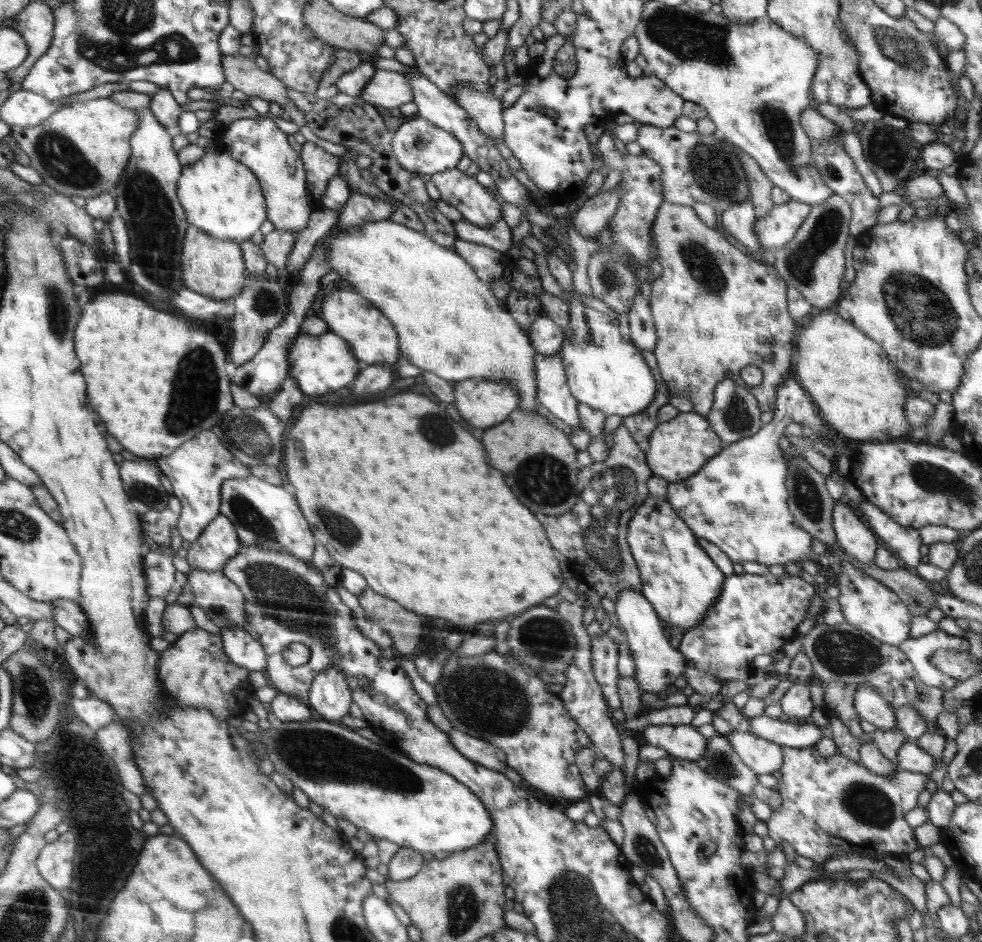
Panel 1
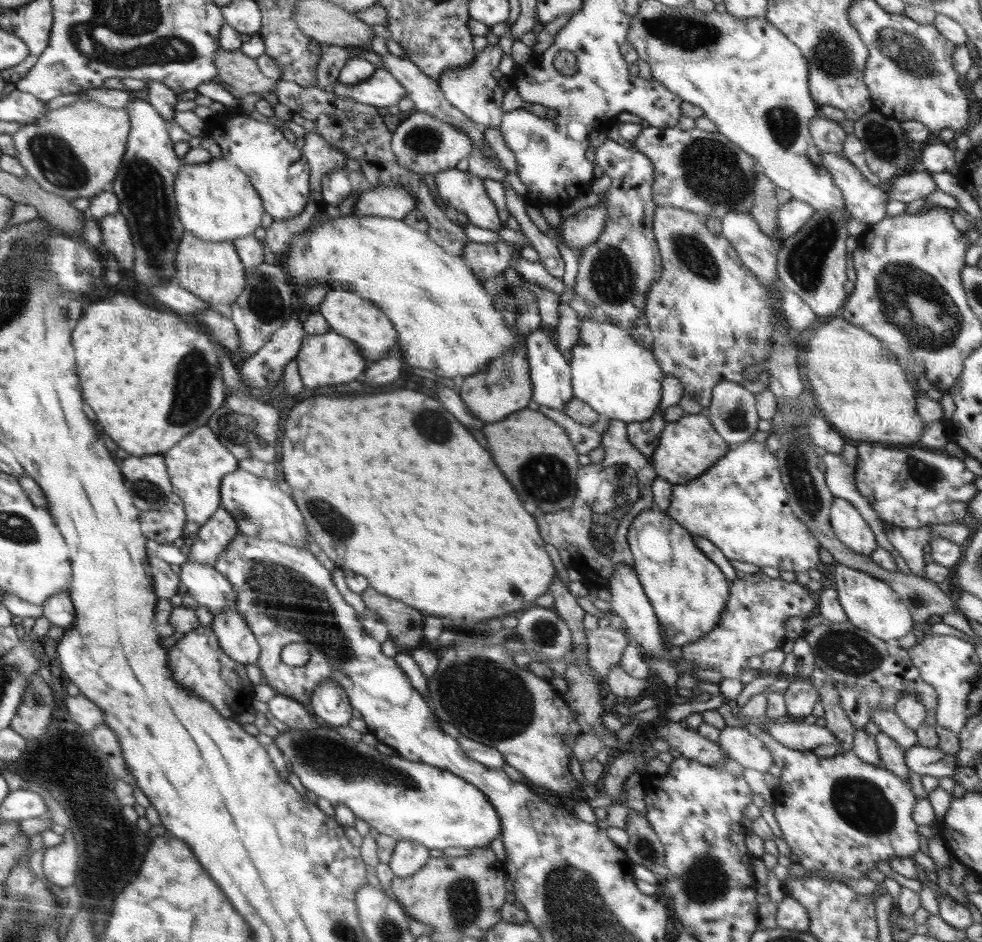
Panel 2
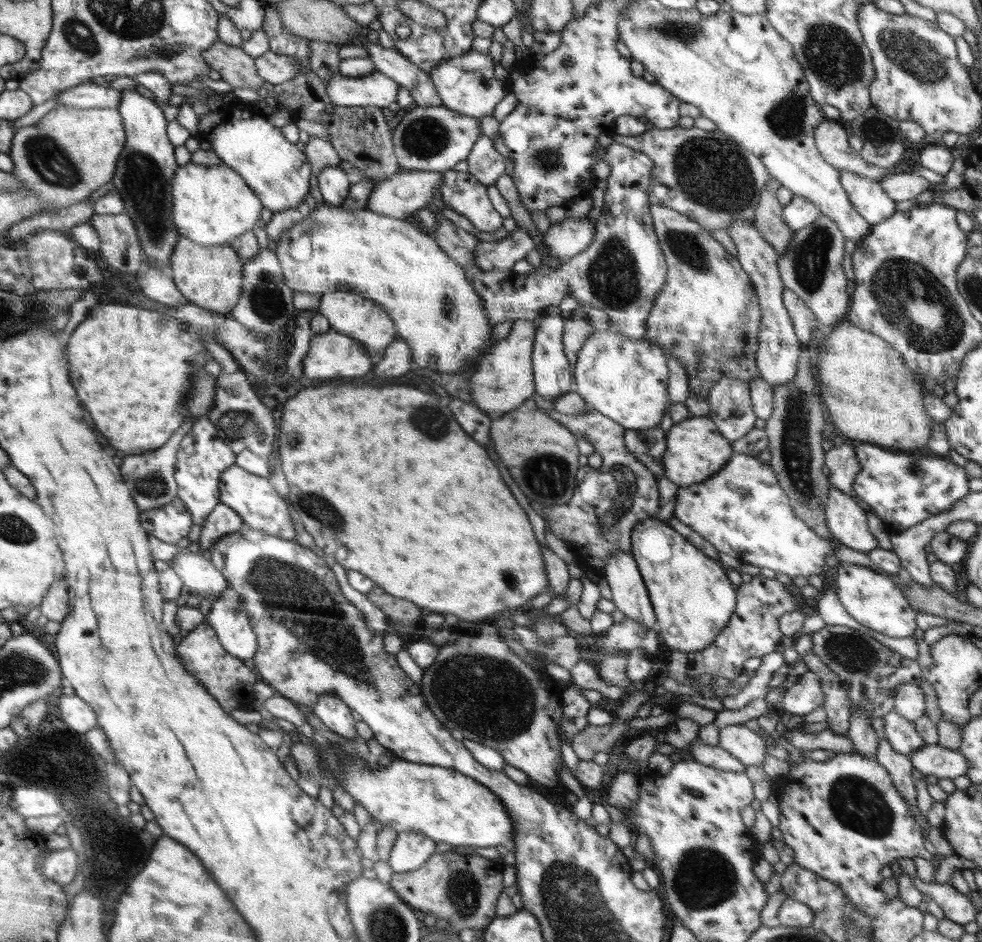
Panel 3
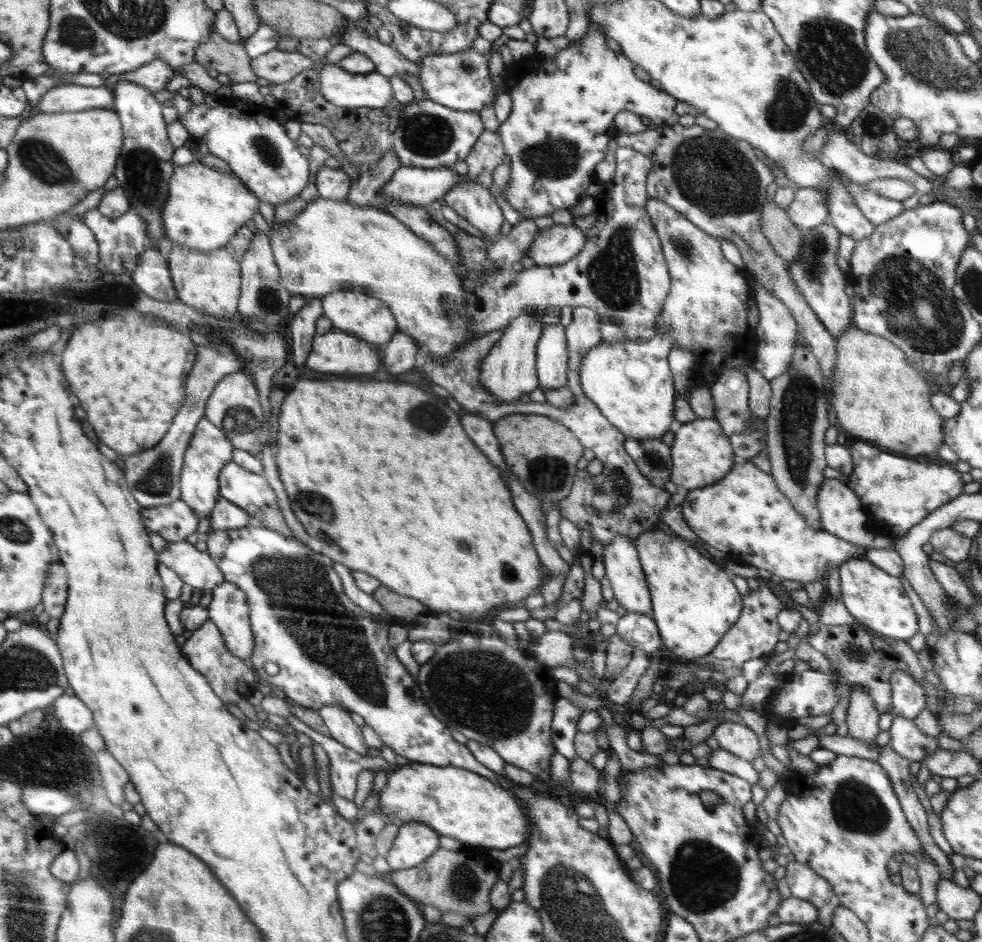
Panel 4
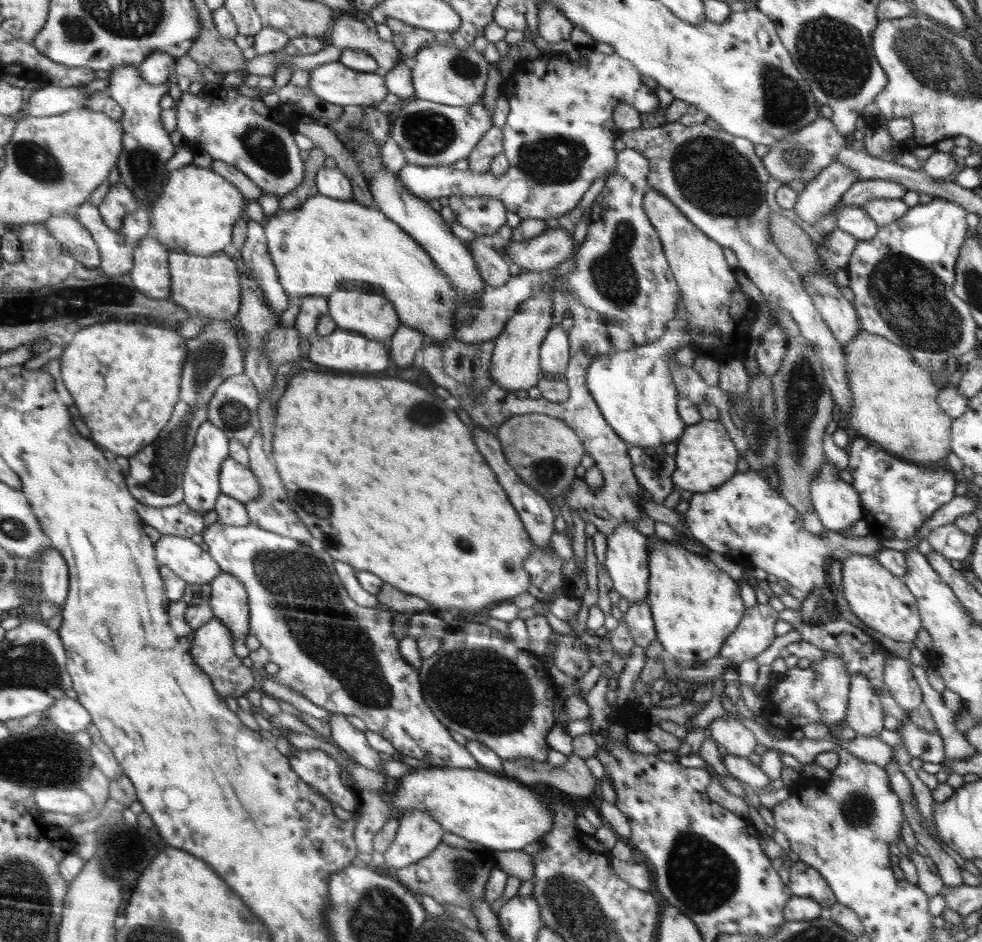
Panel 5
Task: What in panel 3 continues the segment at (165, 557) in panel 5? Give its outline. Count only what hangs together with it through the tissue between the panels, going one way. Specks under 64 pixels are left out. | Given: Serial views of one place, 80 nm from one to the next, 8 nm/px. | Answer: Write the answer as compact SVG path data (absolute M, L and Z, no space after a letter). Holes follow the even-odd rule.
M181 551L172 559L172 568L181 578L184 586L188 586L191 595L200 594L202 599L211 603L221 598L229 588L226 576L213 564L208 556L200 552Z

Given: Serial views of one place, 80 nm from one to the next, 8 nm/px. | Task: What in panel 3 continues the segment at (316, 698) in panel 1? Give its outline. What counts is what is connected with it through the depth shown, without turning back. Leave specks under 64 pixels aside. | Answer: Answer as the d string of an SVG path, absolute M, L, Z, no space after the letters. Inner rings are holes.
M326 694L313 708L314 714L336 734L351 740L358 737L357 721L352 717L352 710L338 696Z

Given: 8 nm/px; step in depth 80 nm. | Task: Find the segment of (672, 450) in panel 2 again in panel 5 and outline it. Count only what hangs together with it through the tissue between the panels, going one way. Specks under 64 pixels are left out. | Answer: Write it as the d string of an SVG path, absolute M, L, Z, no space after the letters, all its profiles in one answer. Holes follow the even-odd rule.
M702 419L696 424L686 425L680 440L677 442L677 450L675 454L676 470L672 474L672 480L676 487L682 490L689 490L692 493L705 493L715 489L726 480L732 478L738 472L737 460L738 451L736 446L728 437L728 433L724 425L719 420Z

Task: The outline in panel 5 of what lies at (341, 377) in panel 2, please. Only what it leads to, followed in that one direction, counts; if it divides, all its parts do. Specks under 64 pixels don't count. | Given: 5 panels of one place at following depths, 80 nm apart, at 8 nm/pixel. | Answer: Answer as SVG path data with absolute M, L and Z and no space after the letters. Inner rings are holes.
M336 329L329 336L316 336L311 342L309 358L312 364L320 368L334 368L334 370L358 370L358 372L380 372L390 364L390 348L386 342L370 340L360 333Z

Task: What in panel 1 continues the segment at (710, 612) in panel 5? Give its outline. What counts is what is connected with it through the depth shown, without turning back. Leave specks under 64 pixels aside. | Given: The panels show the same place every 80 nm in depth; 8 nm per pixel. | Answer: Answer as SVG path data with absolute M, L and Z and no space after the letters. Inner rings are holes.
M648 495L645 501L634 512L627 528L627 541L636 561L640 580L643 584L641 594L644 595L654 610L658 613L662 623L668 622L672 626L679 626L689 631L705 619L706 611L718 598L725 574L714 564L714 561L704 552L695 534L688 525L677 515L673 506L662 497Z

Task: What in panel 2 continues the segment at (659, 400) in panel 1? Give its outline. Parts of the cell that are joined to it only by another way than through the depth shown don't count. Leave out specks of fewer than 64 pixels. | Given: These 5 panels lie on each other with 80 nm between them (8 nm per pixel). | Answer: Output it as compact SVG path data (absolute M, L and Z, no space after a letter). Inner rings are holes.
M660 407L654 411L654 414L642 423L631 422L627 424L627 437L629 441L649 460L652 464L651 458L655 449L655 446L659 443L659 436L665 425Z

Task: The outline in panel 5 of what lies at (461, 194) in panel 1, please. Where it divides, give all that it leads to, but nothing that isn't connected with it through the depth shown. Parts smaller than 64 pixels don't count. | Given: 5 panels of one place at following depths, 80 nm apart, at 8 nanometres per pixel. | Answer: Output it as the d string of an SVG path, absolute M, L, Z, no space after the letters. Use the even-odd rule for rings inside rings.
M464 196L448 198L457 223L476 236L492 236L507 222L504 204L492 196Z

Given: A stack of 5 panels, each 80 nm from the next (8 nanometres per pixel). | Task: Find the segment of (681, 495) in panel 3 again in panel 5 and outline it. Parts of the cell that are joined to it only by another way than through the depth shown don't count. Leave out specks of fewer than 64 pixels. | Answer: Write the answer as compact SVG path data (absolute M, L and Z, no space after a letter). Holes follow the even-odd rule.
M754 470L737 472L732 478L720 486L705 493L693 493L688 499L689 508L685 512L685 520L693 534L693 539L698 539L708 546L710 551L728 554L732 560L754 564L768 574L774 574L779 579L789 582L790 587L785 590L788 594L803 602L811 590L822 588L826 582L824 562L826 560L844 560L851 554L876 555L886 549L876 539L878 533L874 530L862 537L845 537L837 532L825 531L820 534L810 534L803 528L801 514L783 497L775 491L768 481Z

